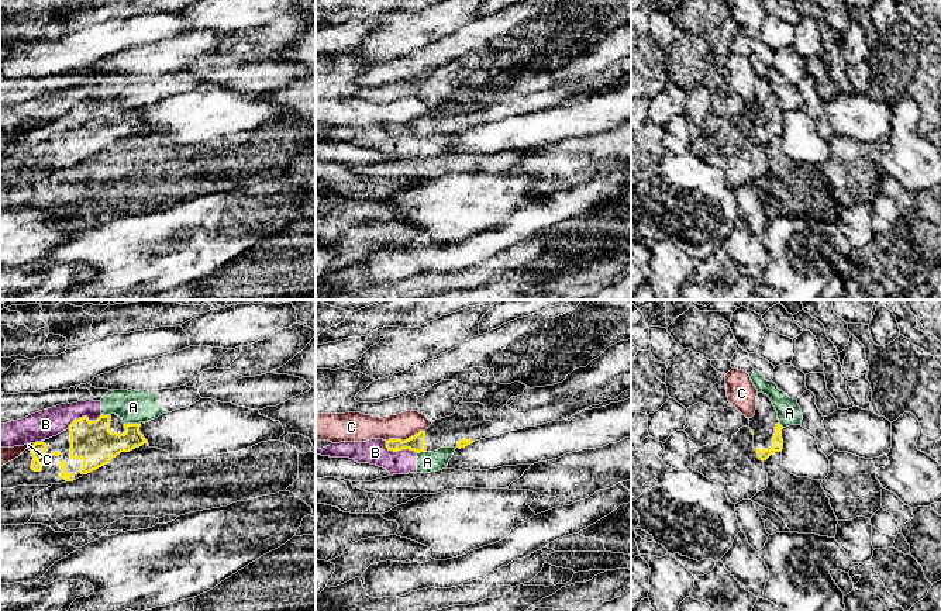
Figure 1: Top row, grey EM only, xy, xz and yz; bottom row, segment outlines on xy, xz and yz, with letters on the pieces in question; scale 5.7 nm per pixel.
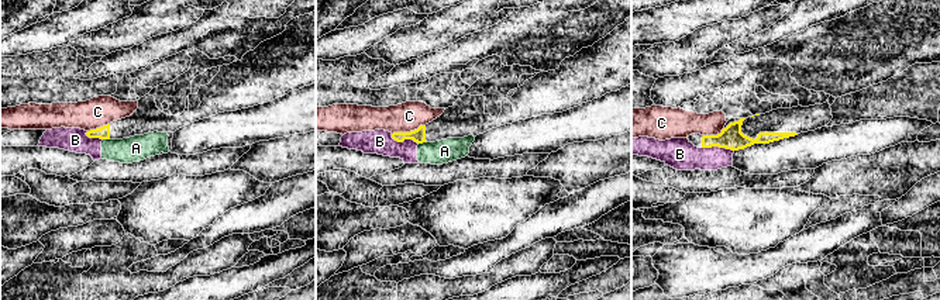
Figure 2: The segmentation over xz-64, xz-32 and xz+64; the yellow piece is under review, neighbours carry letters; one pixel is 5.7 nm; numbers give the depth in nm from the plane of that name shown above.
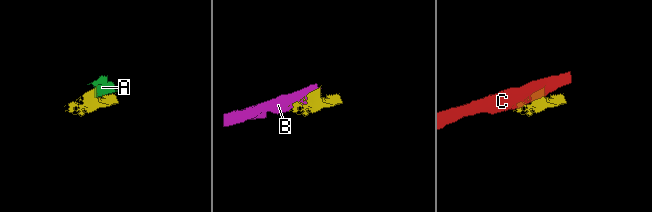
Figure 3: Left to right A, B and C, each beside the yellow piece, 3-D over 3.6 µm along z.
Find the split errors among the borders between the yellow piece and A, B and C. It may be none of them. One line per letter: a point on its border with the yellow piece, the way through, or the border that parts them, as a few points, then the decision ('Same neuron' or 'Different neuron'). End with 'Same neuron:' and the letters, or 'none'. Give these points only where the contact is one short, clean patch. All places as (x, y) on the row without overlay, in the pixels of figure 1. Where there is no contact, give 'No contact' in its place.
A: Touches yellow at xy (131, 109). Boundary: xy (124, 107), (138, 109). Different neuron
B: Touches yellow at xz (399, 134). Different neuron
C: Touches yellow at xz (406, 124). Different neuron
Same neuron: none

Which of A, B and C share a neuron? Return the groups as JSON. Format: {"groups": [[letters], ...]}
{"groups": [["A", "B"], ["C"]]}

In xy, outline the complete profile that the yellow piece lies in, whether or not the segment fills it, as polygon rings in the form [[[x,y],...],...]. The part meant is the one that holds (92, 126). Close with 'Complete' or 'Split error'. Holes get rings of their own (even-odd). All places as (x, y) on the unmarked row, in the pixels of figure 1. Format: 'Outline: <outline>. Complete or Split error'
Outline: [[[116,100],[96,106],[82,101],[56,121],[35,127],[18,142],[0,152],[0,173],[48,170],[73,166],[121,137],[148,128],[139,108],[124,108]]]. Split error

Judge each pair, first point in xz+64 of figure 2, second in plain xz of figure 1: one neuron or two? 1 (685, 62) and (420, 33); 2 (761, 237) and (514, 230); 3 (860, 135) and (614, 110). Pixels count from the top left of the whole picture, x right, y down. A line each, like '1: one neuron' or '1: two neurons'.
1: one neuron
2: two neurons
3: one neuron

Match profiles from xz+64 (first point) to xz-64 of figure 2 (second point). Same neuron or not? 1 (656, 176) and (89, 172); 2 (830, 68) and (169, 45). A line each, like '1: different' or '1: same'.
1: same
2: same

